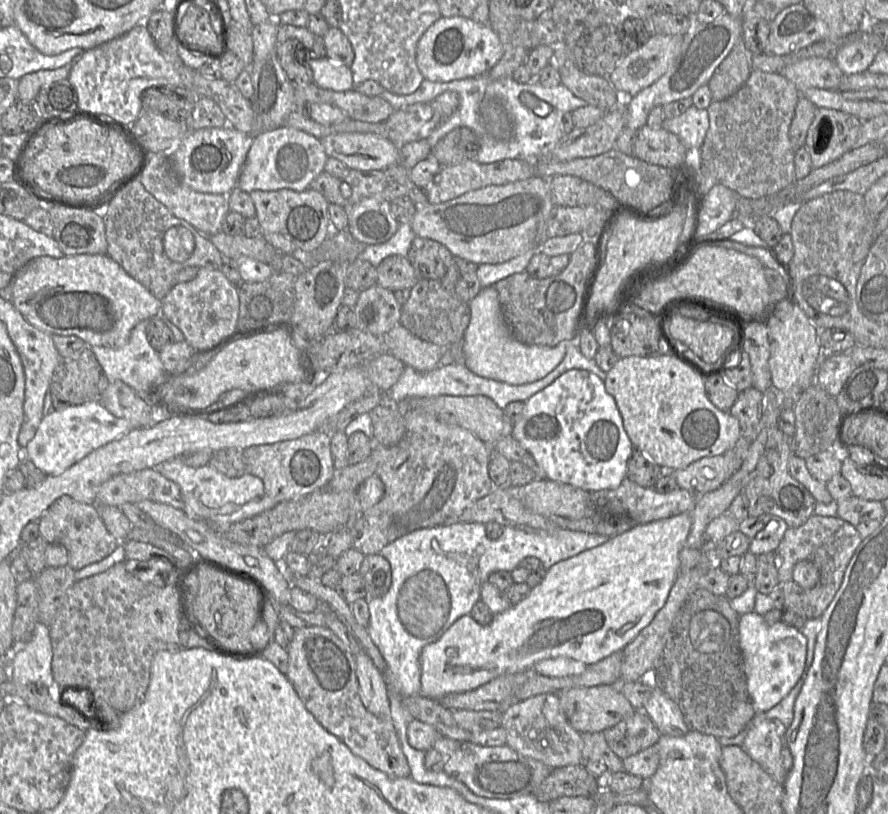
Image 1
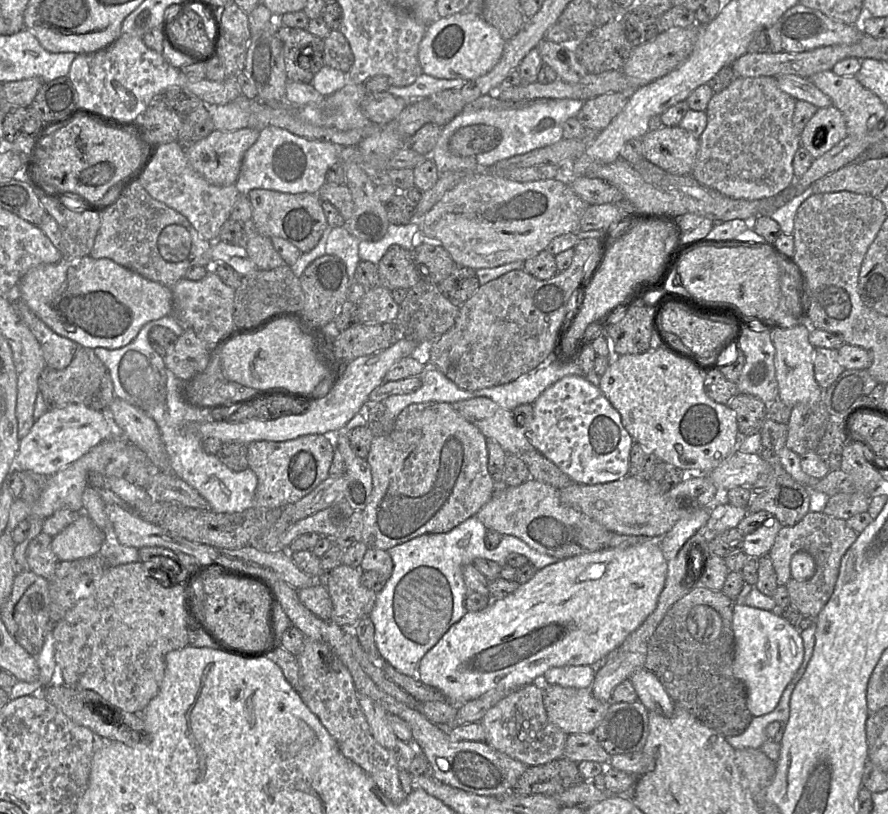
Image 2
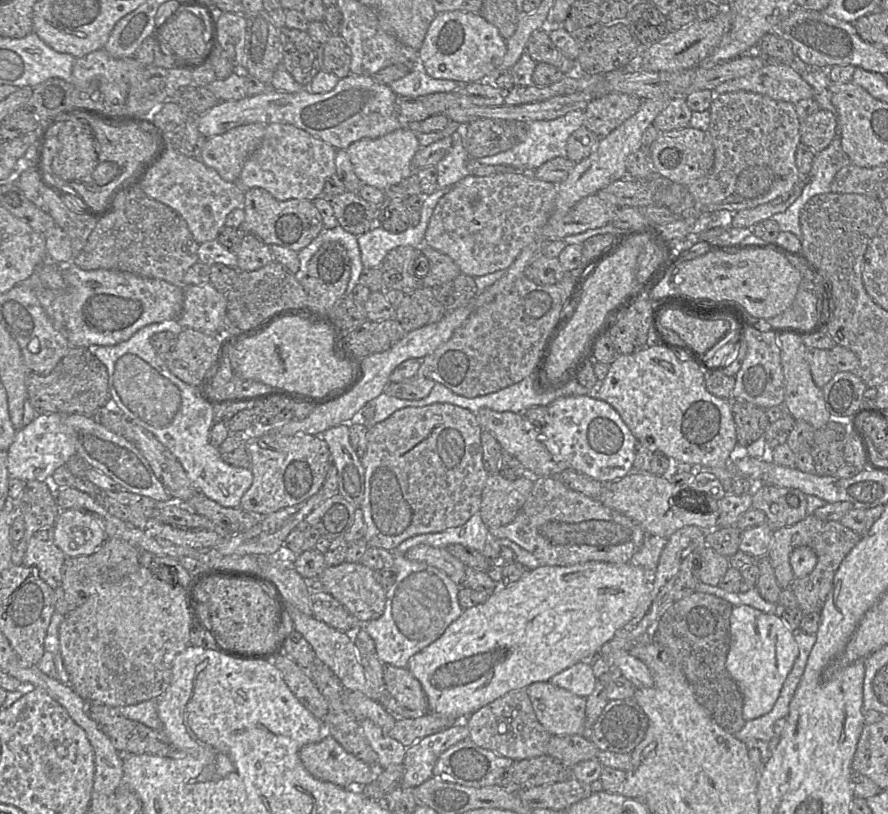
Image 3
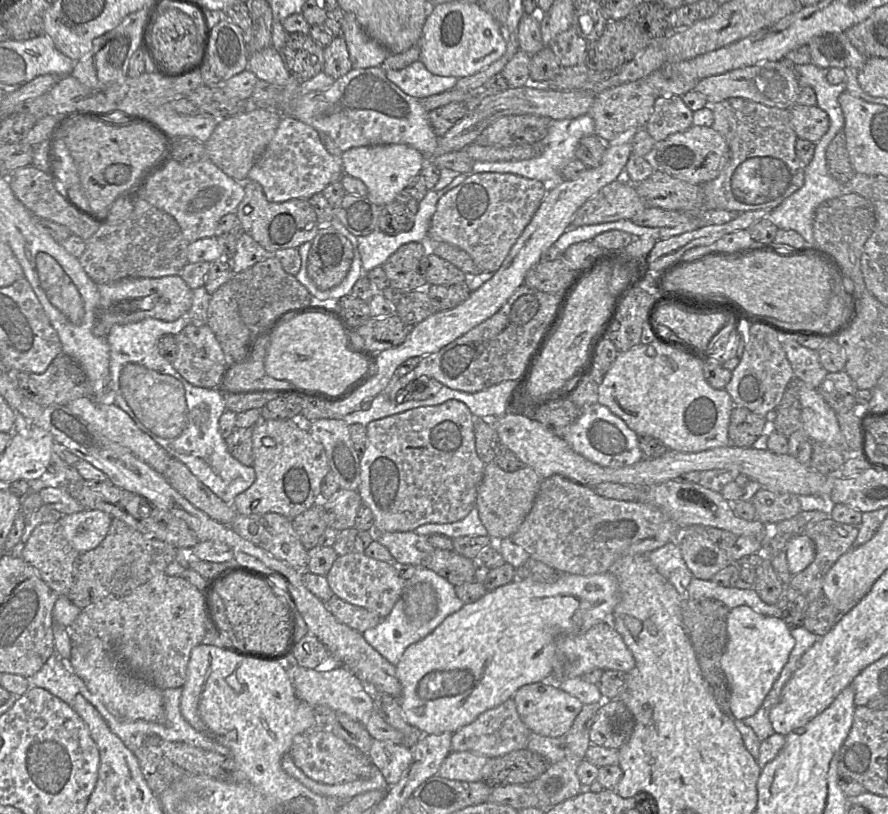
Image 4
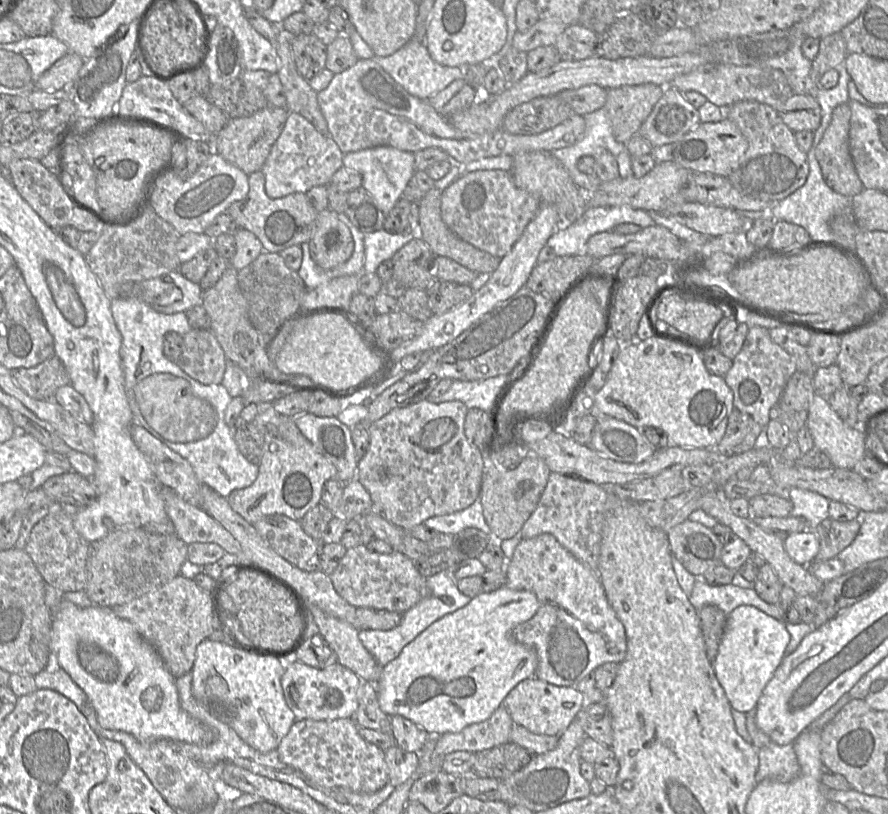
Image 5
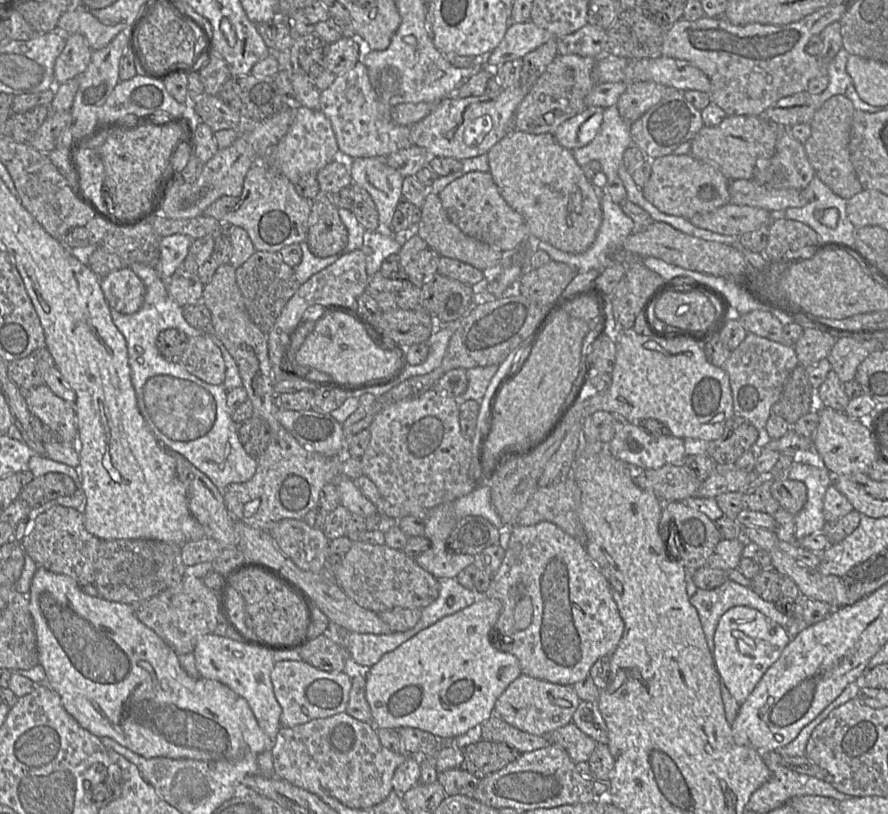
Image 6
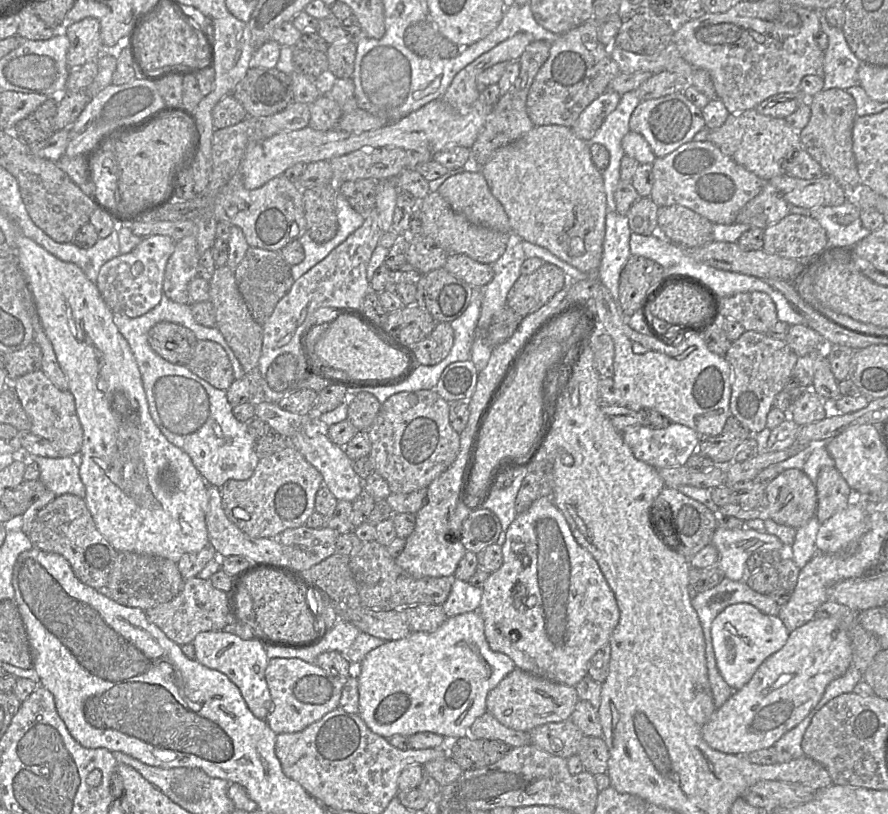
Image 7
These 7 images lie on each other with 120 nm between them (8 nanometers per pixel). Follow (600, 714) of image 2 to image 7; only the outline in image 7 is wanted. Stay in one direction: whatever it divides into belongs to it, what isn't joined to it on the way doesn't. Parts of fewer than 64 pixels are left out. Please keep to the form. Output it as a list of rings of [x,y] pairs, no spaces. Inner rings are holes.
[[[515,668],[489,691],[486,707],[487,712],[504,726],[529,732],[546,723],[570,719],[579,700],[575,686],[553,682]]]

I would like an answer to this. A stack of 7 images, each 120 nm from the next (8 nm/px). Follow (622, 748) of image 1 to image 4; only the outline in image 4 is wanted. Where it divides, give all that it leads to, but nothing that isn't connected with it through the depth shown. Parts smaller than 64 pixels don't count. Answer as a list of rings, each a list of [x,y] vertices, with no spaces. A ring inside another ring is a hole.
[[[605,700],[601,703],[590,728],[590,743],[619,749],[628,741],[634,725],[634,716],[623,701]]]

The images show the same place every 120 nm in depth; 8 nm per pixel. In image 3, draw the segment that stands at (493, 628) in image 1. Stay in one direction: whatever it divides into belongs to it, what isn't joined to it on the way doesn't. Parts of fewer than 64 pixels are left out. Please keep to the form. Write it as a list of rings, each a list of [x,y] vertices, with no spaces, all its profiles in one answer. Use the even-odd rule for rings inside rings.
[[[587,561],[568,566],[541,565],[538,568],[527,571],[516,582],[500,585],[484,602],[464,609],[463,613],[447,627],[438,639],[409,658],[407,669],[422,685],[428,700],[428,712],[467,718],[483,706],[510,691],[525,689],[537,681],[549,681],[552,676],[569,666],[582,661],[592,661],[598,656],[601,647],[610,641],[616,632],[636,615],[641,600],[650,593],[650,579],[651,575],[645,568],[631,562],[615,564]]]

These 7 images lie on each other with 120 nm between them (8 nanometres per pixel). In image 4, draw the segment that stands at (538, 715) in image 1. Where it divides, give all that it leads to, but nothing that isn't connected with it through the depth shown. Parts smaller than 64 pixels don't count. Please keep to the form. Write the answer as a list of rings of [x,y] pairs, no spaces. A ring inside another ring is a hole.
[[[513,698],[502,704],[481,713],[470,724],[463,726],[453,733],[451,739],[451,752],[468,751],[487,758],[505,755],[515,750],[525,749],[531,731],[521,720]]]

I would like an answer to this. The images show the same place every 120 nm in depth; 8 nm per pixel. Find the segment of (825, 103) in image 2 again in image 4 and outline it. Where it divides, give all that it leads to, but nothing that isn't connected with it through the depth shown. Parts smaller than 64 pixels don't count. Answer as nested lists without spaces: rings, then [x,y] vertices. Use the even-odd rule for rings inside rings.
[[[785,60],[764,61],[698,80],[693,91],[705,96],[709,105],[728,98],[744,98],[770,107],[790,109],[797,103],[801,91],[799,79]]]

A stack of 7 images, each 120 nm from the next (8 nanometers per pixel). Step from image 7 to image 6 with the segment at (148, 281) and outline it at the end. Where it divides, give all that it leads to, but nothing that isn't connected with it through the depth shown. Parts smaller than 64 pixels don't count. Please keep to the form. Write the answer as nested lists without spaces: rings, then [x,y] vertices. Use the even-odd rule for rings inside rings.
[[[173,234],[161,239],[156,270],[163,281],[170,280],[182,265],[193,240],[195,239],[182,234]],[[131,268],[111,272],[100,280],[100,286],[110,309],[114,309],[121,314],[133,314],[143,305],[146,287]]]

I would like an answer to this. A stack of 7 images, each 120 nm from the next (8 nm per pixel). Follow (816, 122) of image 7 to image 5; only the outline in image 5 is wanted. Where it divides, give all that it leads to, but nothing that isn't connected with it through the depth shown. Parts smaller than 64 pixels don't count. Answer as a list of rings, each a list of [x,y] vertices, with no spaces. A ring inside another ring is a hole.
[[[848,103],[834,108],[830,124],[816,147],[823,178],[835,192],[853,197],[864,190],[849,149],[851,110]]]

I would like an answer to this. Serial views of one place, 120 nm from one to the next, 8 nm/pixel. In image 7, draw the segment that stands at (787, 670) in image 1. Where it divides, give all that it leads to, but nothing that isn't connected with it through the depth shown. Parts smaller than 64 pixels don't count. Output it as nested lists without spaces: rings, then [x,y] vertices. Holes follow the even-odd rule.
[[[749,603],[726,607],[714,618],[711,625],[715,660],[725,682],[734,691],[742,688],[757,668],[785,645],[789,633],[778,616],[765,614]]]

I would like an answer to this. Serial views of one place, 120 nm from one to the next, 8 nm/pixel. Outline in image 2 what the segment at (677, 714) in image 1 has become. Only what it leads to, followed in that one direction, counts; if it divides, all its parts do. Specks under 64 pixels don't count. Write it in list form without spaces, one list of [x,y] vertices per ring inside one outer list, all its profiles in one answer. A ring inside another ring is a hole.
[[[641,668],[635,671],[629,679],[637,692],[638,700],[649,712],[653,711],[667,717],[674,714],[676,705],[652,672]]]

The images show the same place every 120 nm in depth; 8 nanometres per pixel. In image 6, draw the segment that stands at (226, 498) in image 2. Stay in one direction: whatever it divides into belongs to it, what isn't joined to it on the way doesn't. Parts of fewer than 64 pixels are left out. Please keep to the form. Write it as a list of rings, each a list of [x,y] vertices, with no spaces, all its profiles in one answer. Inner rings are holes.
[[[133,263],[130,265],[130,268],[146,287],[143,305],[133,314],[121,314],[114,309],[111,309],[110,312],[114,325],[126,340],[130,376],[141,415],[154,436],[167,450],[176,452],[186,458],[194,467],[206,475],[220,491],[223,491],[231,483],[244,483],[248,481],[255,474],[257,461],[246,453],[239,441],[238,425],[232,421],[231,414],[227,409],[227,390],[222,385],[208,384],[193,376],[180,362],[166,360],[157,349],[156,339],[163,330],[178,329],[188,337],[207,336],[219,348],[225,348],[225,346],[215,333],[206,334],[202,330],[195,329],[188,324],[183,316],[183,307],[170,296],[166,282],[160,278],[155,267]]]

